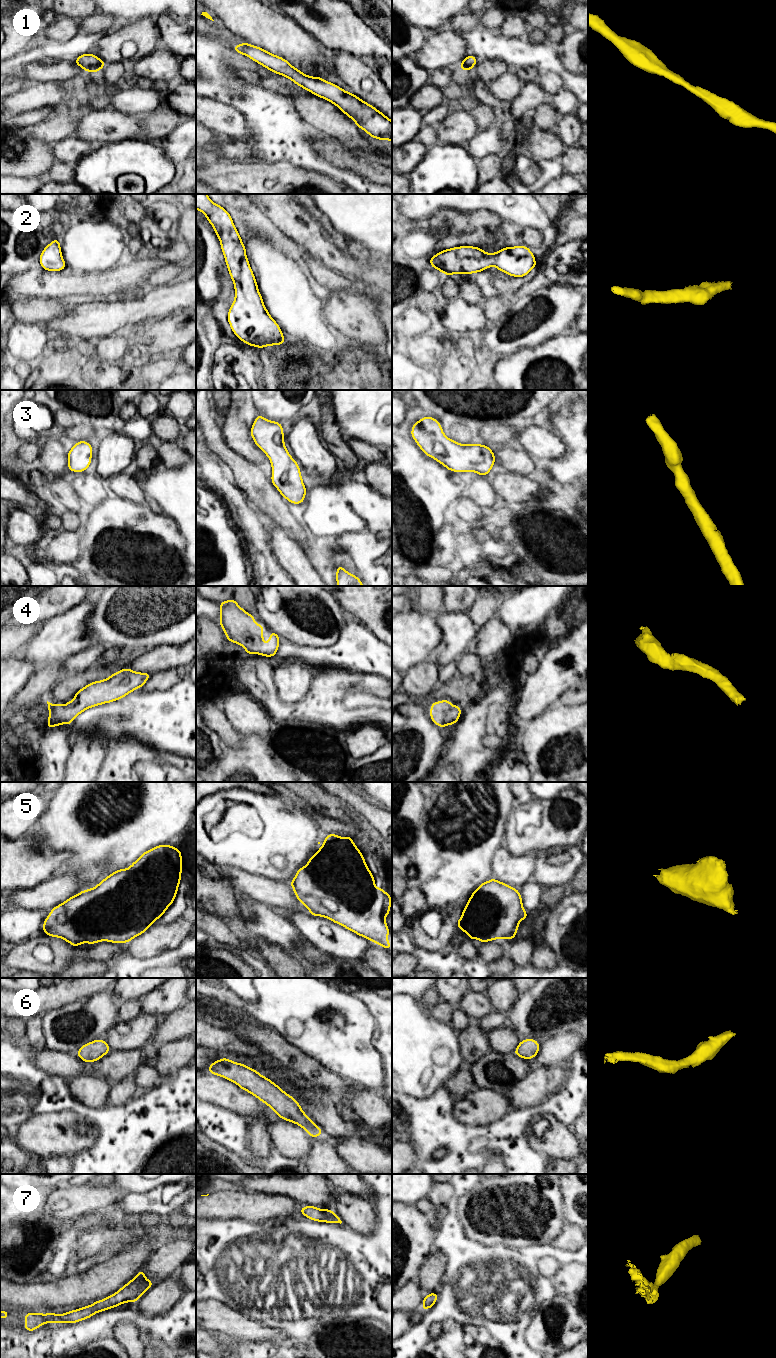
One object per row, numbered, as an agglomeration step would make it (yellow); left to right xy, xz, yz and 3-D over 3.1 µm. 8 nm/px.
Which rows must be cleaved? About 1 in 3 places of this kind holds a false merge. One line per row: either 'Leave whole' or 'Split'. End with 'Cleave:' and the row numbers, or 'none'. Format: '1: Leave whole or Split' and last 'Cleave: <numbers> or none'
1: Leave whole
2: Leave whole
3: Leave whole
4: Leave whole
5: Leave whole
6: Leave whole
7: Leave whole
Cleave: none

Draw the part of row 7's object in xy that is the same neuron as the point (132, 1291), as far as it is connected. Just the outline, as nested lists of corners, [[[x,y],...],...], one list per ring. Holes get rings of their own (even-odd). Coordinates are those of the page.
[[[141,1269],[140,1272],[126,1285],[124,1285],[115,1294],[108,1296],[103,1300],[96,1301],[92,1305],[85,1306],[61,1315],[52,1312],[44,1315],[42,1313],[26,1313],[25,1314],[25,1330],[33,1331],[44,1323],[75,1323],[90,1318],[97,1312],[101,1312],[125,1302],[136,1302],[142,1294],[148,1290],[154,1282],[145,1278],[145,1273]]]

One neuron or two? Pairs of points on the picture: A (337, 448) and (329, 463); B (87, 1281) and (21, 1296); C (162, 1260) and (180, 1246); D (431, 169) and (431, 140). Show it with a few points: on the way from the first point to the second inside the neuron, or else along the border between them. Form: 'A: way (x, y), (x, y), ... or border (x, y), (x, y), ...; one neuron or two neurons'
A: border (324, 445), (337, 459); two neurons
B: way (71, 1291), (59, 1295), (37, 1296); one neuron
C: way (166, 1259), (176, 1250); one neuron
D: border (437, 142), (428, 149); two neurons

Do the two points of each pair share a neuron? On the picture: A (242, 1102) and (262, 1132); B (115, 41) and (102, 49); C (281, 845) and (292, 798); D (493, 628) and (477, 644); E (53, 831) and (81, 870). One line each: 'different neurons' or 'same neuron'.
A: different neurons
B: same neuron
C: different neurons
D: same neuron
E: same neuron

